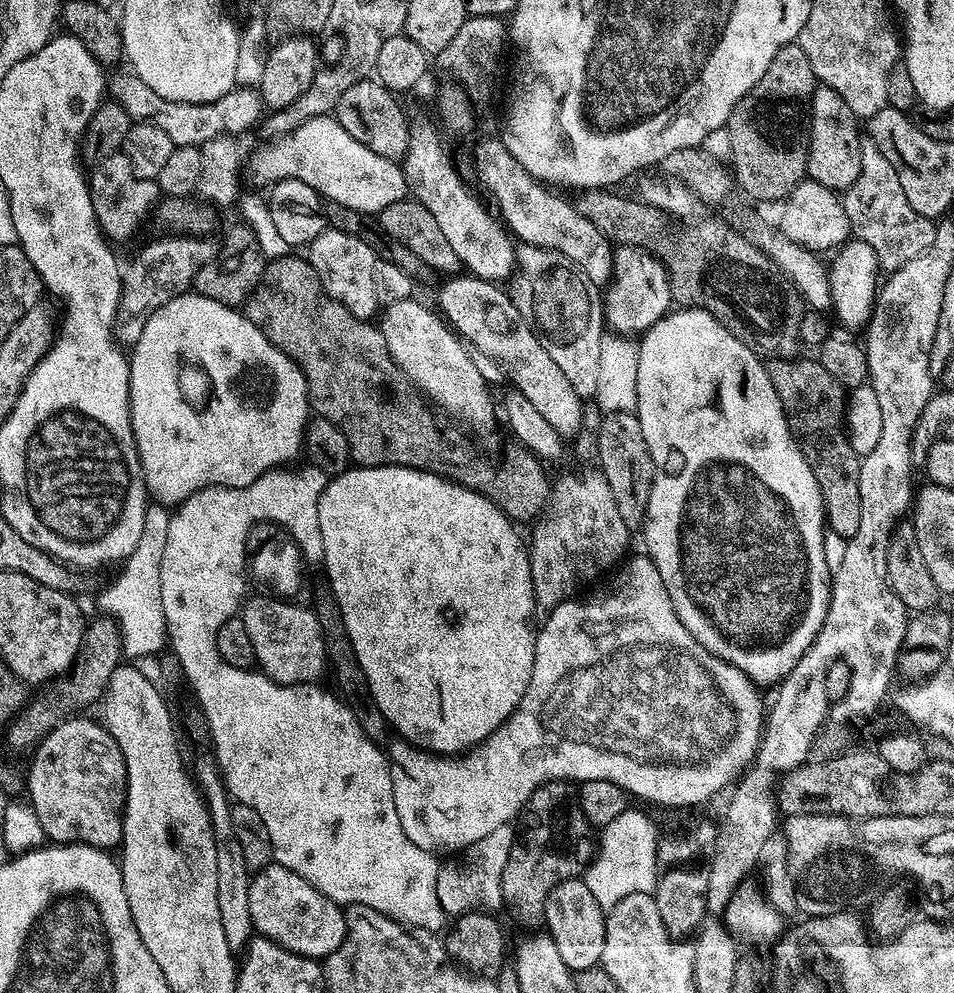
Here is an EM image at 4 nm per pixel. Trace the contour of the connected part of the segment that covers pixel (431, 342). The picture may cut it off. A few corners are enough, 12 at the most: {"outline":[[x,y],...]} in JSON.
{"outline":[[417,300],[383,309],[394,362],[437,409],[490,427],[465,341]]}

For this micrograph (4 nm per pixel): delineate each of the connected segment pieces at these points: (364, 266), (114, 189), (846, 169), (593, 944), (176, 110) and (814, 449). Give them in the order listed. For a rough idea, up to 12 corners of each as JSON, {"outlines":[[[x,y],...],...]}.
{"outlines":[[[325,227],[307,244],[326,294],[354,318],[381,311],[374,250]],[[123,151],[91,169],[96,221],[134,239],[162,199]],[[817,87],[807,179],[837,194],[862,170],[862,128],[836,91]],[[580,878],[555,884],[543,923],[574,974],[595,968],[606,912]],[[135,74],[111,77],[111,99],[173,145],[200,148],[253,131],[266,112],[256,88],[209,104],[170,102]],[[819,359],[766,367],[834,534],[862,526],[846,389]]]}

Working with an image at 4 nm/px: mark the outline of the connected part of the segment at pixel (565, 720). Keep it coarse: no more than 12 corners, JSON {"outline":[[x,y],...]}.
{"outline":[[646,554],[539,625],[463,758],[403,738],[406,838],[459,854],[551,780],[664,808],[752,767],[757,685]]}

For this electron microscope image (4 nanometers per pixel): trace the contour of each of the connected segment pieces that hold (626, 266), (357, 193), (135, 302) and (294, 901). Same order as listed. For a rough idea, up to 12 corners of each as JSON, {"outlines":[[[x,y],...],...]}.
{"outlines":[[[620,244],[602,299],[613,333],[632,338],[674,304],[664,261]],[[332,116],[259,146],[246,176],[304,180],[369,214],[405,199],[403,167]],[[164,234],[123,269],[114,329],[135,346],[158,306],[216,259],[211,235]],[[270,863],[249,879],[253,929],[299,956],[326,958],[345,909]]]}

